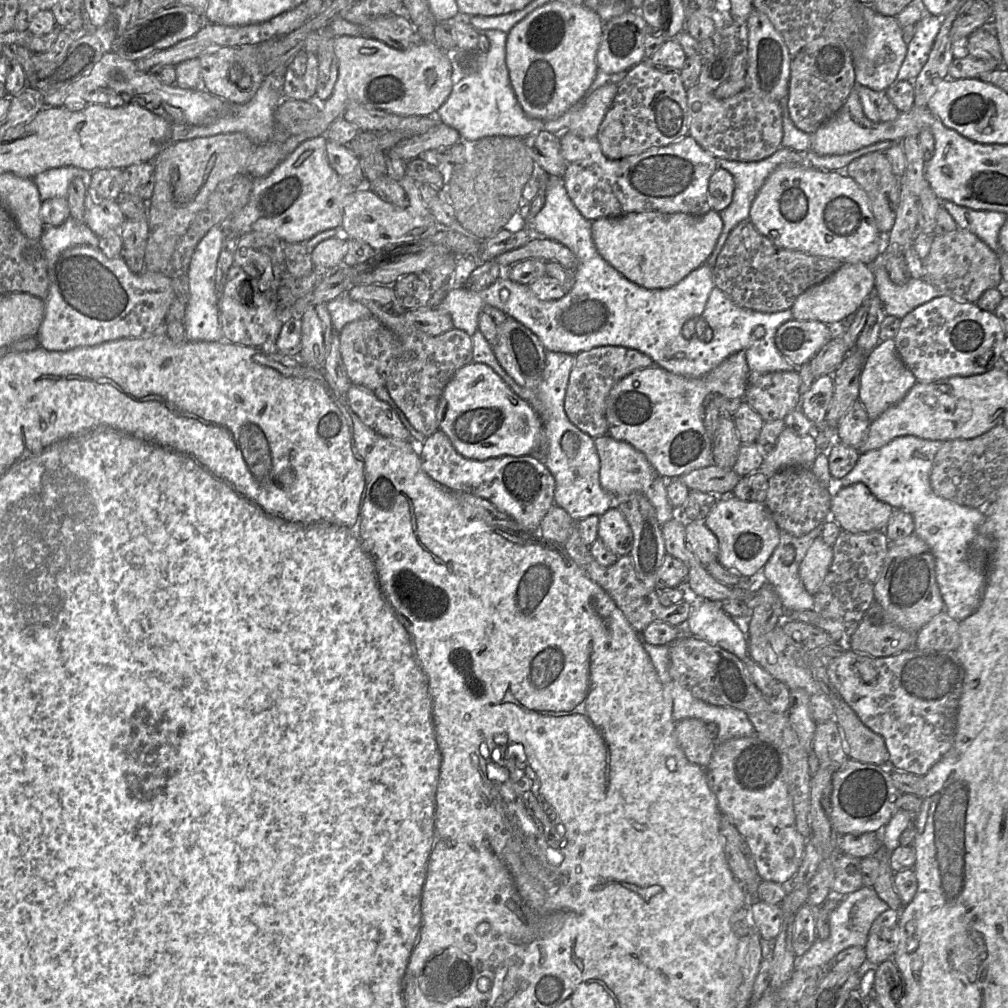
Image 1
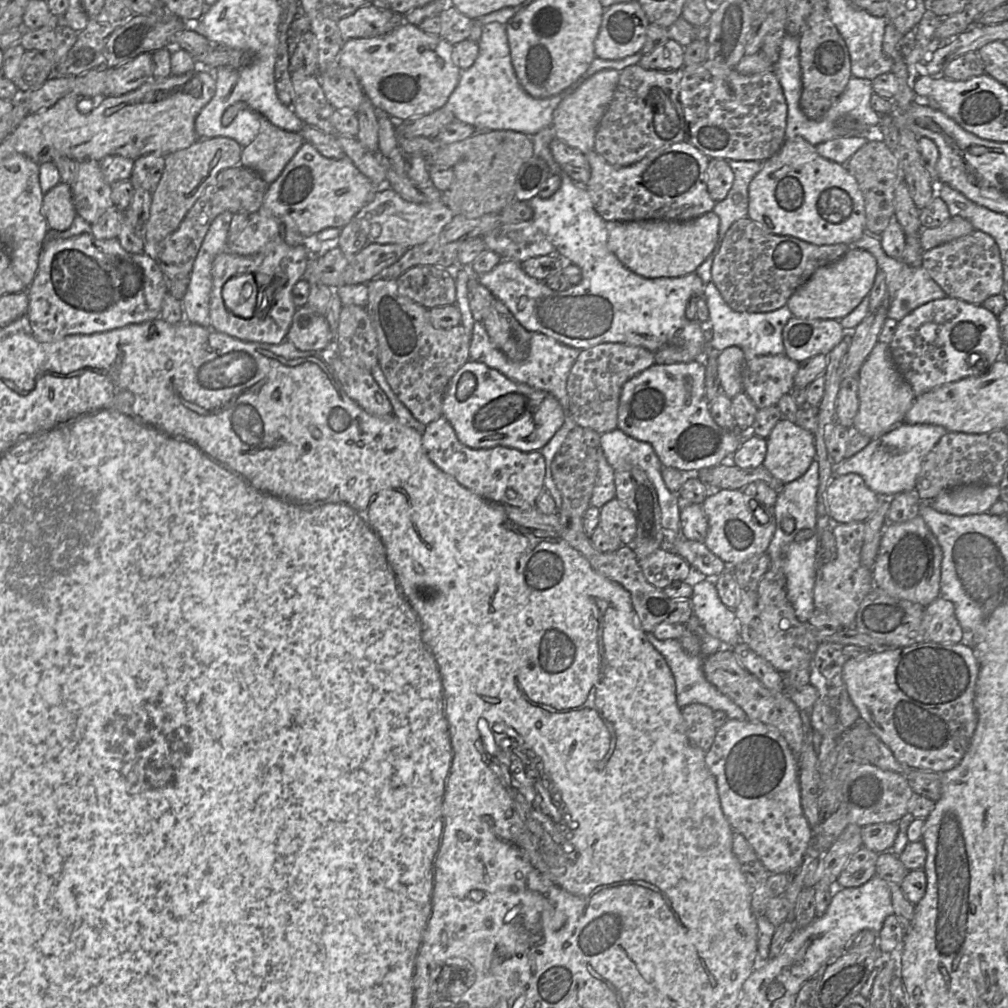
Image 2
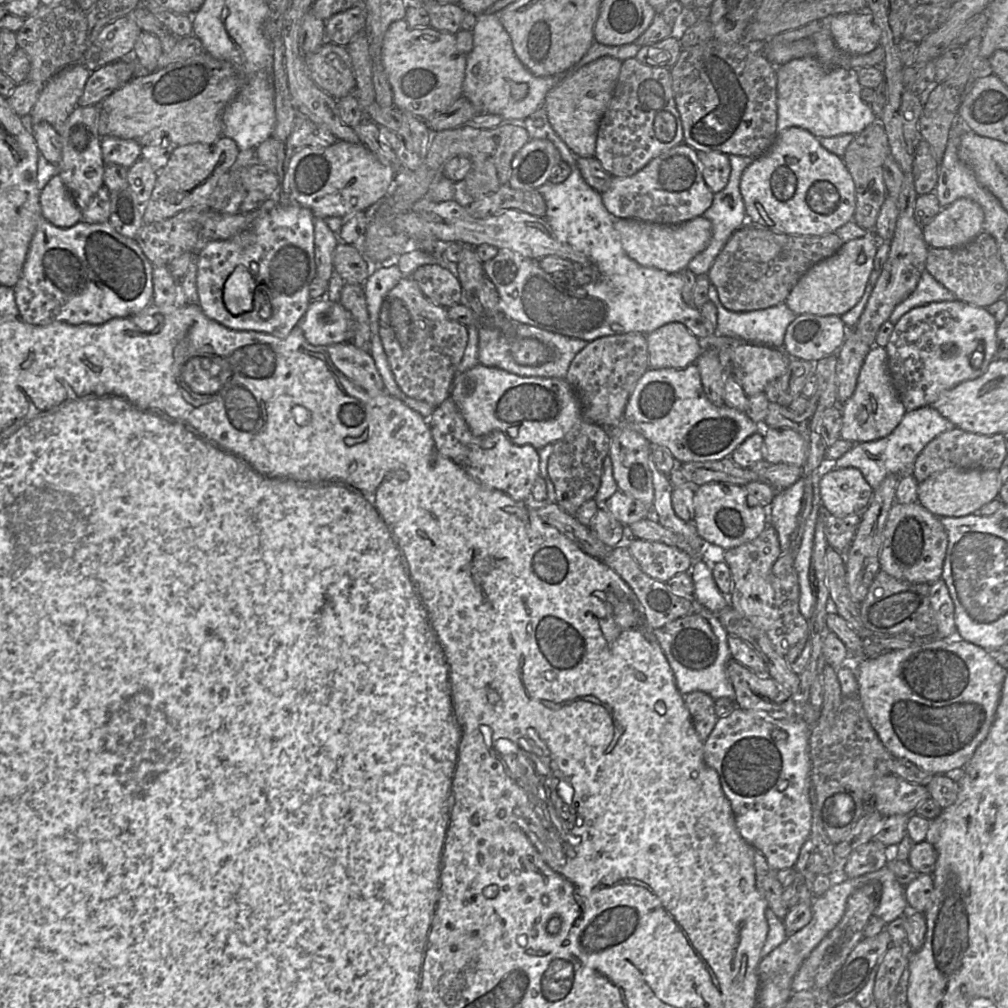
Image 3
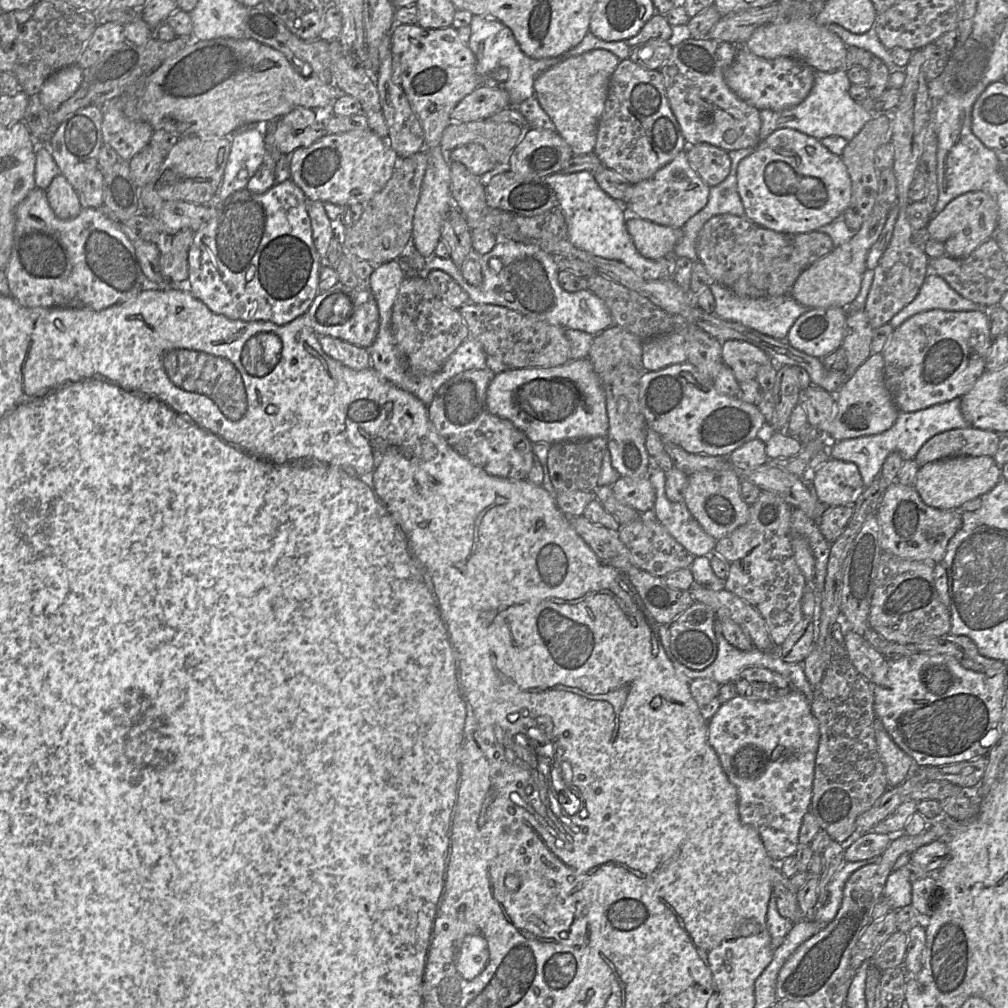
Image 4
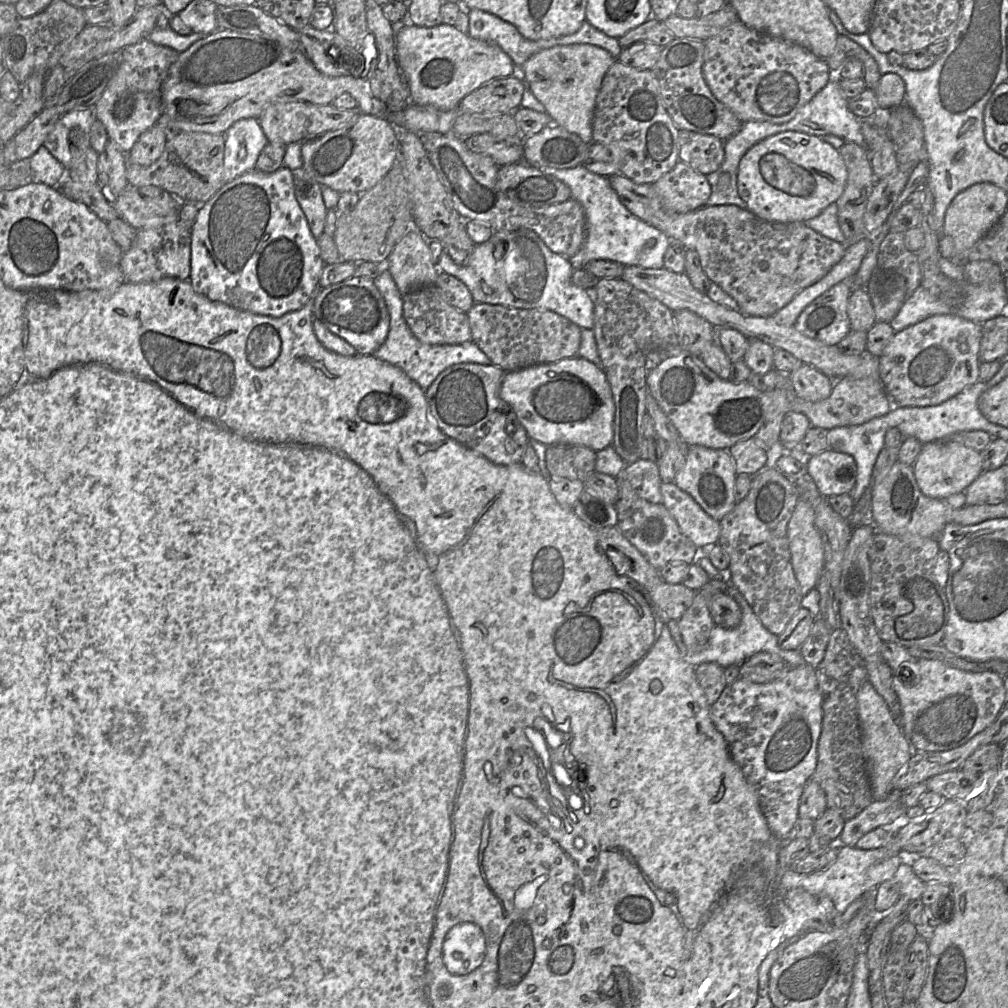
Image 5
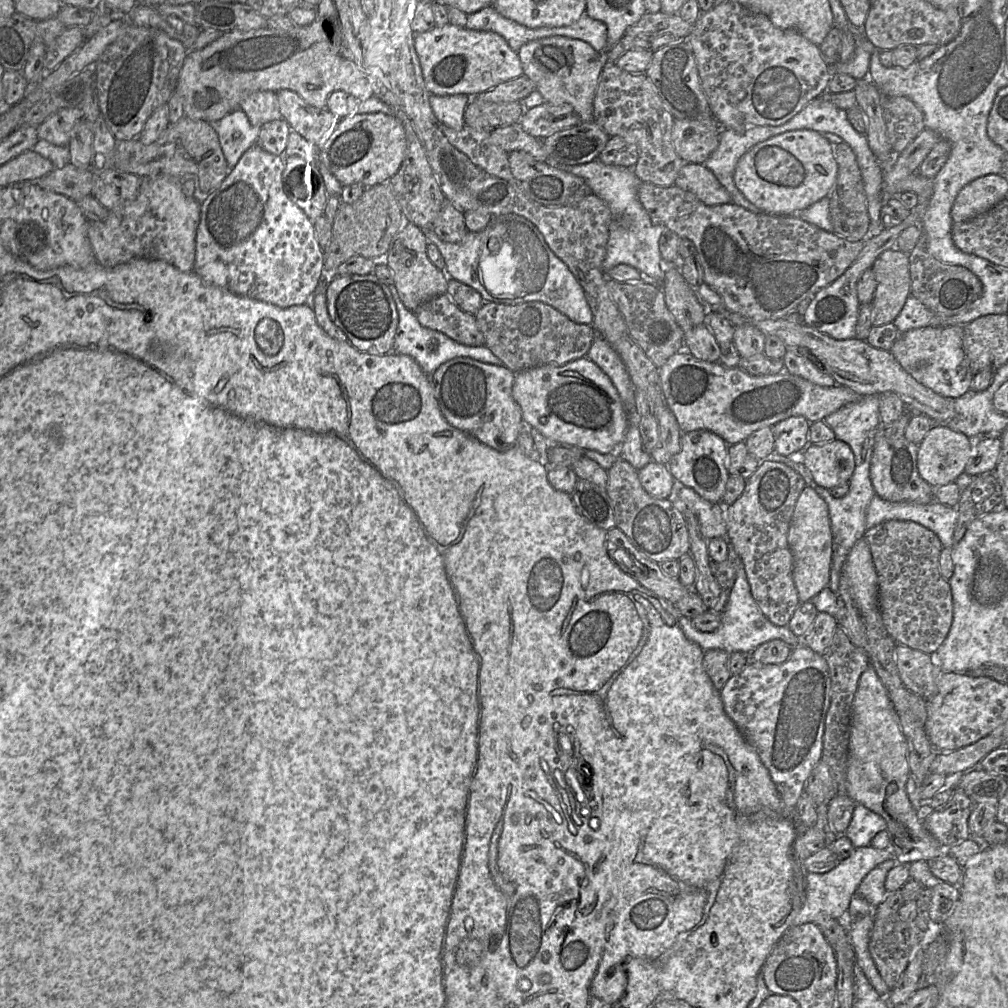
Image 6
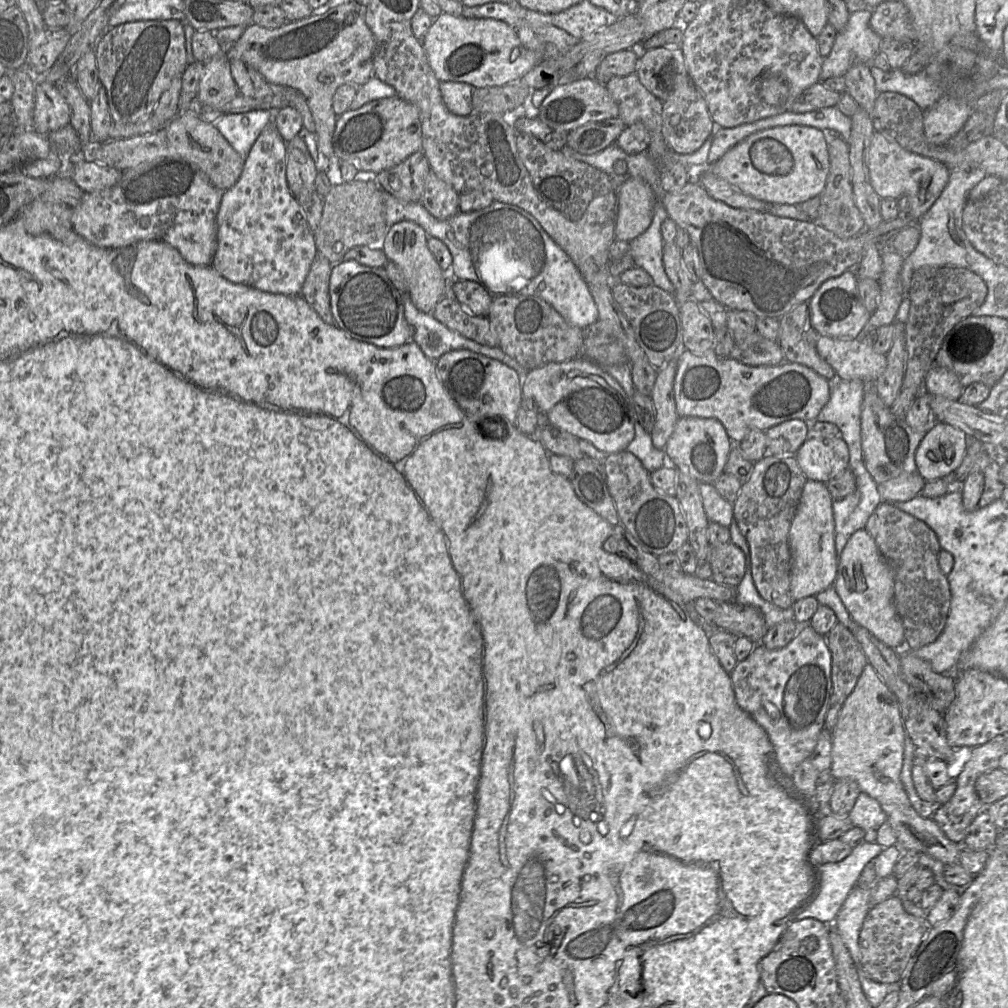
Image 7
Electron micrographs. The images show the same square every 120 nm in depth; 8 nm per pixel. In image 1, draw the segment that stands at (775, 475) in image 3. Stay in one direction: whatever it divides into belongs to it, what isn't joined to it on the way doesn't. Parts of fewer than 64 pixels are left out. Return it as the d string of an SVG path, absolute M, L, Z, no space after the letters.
M713 464L687 472L680 479L690 490L707 492L718 500L723 494L731 494L741 477L733 469Z

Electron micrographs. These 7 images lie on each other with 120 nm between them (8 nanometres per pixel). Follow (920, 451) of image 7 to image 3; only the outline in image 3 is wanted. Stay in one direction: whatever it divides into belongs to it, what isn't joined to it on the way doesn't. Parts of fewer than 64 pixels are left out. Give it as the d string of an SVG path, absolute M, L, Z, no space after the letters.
M948 468L918 483L918 502L937 517L962 517L977 513L980 508L999 498L1001 477L999 469L962 470Z

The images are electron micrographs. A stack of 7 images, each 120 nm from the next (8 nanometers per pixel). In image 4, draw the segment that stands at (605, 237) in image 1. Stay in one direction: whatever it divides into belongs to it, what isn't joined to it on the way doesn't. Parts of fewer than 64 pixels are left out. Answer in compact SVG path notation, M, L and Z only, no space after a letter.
M629 216L626 228L638 252L648 259L671 256L682 236L681 228L655 224L636 216Z

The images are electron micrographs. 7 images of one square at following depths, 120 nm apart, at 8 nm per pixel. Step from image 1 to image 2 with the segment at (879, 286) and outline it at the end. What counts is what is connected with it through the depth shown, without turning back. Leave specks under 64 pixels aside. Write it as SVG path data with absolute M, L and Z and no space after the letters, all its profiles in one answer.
M865 232L859 240L851 245L851 247L870 252L875 257L879 270L884 273L888 298L887 315L889 318L898 322L917 307L932 300L947 297L946 293L923 267L910 266L902 260L887 256L881 246L878 236Z

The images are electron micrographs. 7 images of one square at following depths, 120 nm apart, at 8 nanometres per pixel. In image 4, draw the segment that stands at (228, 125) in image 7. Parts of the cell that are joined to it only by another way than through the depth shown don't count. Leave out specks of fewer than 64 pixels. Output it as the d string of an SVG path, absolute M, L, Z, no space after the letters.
M246 127L230 136L231 151L217 193L223 200L247 187L259 167L267 159L265 137L260 127Z

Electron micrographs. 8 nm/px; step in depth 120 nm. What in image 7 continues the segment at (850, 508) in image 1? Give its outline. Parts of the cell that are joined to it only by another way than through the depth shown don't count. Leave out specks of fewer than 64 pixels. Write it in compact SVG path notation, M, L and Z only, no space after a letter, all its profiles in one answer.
M810 436L795 458L808 480L823 483L849 468L849 449L842 437Z

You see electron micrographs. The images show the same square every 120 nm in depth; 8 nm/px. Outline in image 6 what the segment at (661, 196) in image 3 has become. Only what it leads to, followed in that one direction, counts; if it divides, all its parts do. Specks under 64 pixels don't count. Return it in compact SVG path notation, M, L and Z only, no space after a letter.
M684 164L674 185L693 193L707 206L728 204L732 200L729 192L704 164Z

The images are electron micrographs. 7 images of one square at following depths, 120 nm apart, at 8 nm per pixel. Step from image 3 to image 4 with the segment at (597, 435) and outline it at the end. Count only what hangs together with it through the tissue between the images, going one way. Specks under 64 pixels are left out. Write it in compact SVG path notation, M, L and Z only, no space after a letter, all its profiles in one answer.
M591 437L561 441L550 445L547 466L556 493L593 492L598 486L602 460L607 451L607 437Z

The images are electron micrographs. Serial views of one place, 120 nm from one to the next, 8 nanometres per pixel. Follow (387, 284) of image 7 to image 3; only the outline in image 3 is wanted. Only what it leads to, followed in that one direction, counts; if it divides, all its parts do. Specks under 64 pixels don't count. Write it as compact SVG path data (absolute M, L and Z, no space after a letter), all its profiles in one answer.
M327 297L312 300L297 325L313 346L350 342L354 335L351 313L340 302L330 301Z

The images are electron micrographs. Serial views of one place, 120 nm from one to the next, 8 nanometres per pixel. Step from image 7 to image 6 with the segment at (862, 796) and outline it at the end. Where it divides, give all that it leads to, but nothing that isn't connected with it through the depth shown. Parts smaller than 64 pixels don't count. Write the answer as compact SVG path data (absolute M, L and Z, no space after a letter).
M857 803L844 835L850 839L854 848L857 848L870 845L874 836L883 830L887 830L885 819Z

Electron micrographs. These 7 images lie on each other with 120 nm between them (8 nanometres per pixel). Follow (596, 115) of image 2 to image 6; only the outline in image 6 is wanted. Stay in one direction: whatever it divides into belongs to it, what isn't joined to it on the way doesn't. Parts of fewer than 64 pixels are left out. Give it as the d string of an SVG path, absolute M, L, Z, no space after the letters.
M565 36L530 41L518 53L523 74L535 83L536 90L548 103L569 104L581 119L581 123L594 121L594 98L605 64L605 54L603 56L585 41Z

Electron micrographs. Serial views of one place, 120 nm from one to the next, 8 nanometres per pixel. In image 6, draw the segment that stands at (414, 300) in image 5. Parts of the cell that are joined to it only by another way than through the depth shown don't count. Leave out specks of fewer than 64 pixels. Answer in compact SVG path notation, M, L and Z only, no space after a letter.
M447 294L424 302L413 313L423 327L441 332L458 343L468 346L485 344L474 315L460 309Z

